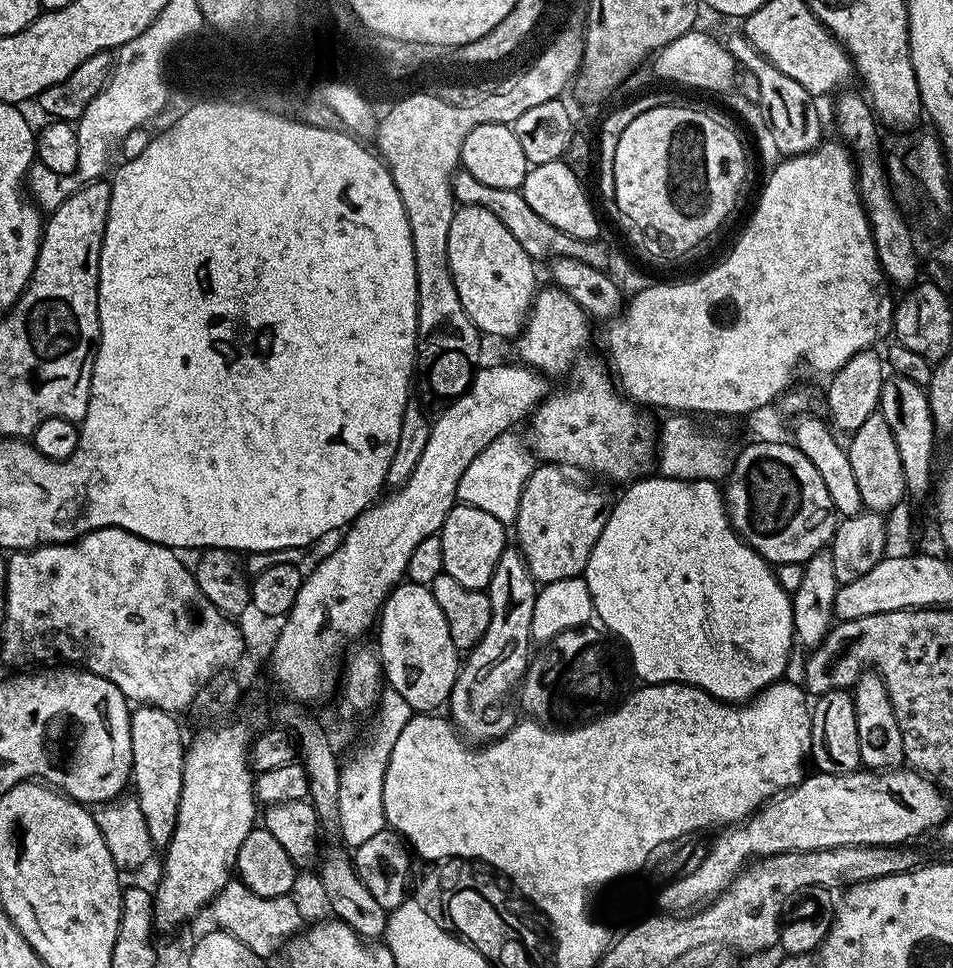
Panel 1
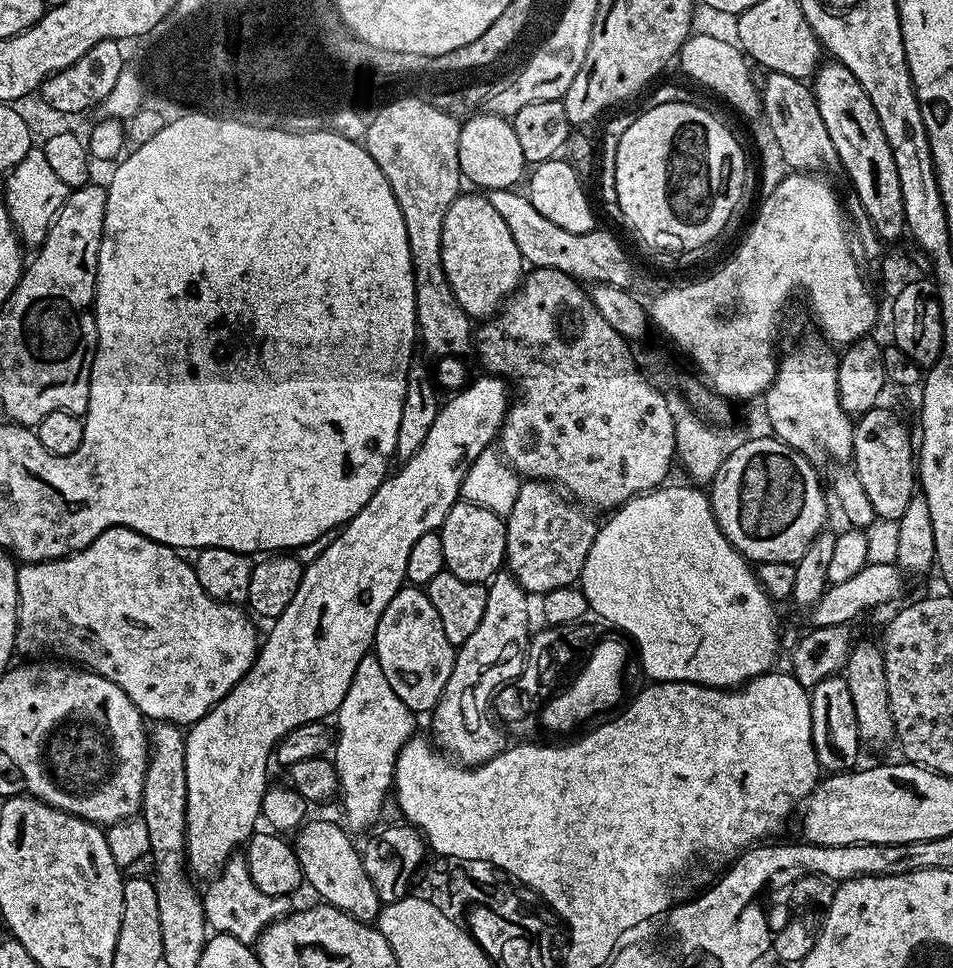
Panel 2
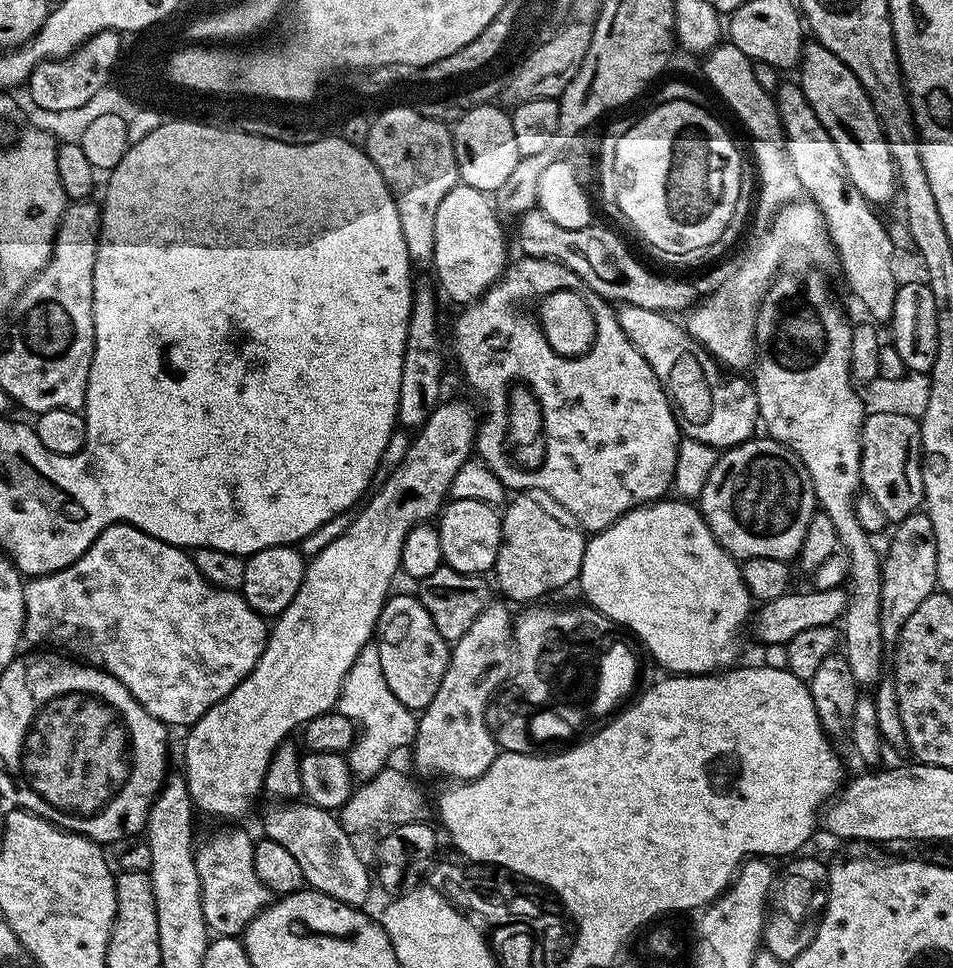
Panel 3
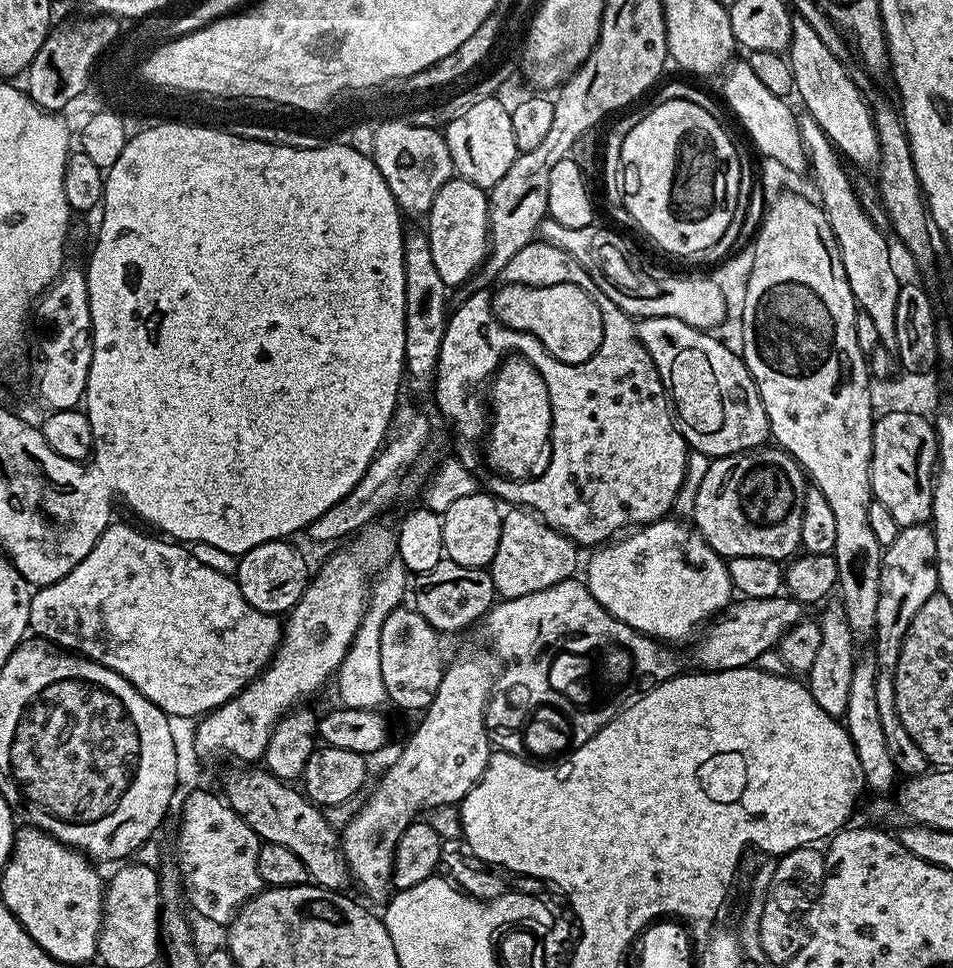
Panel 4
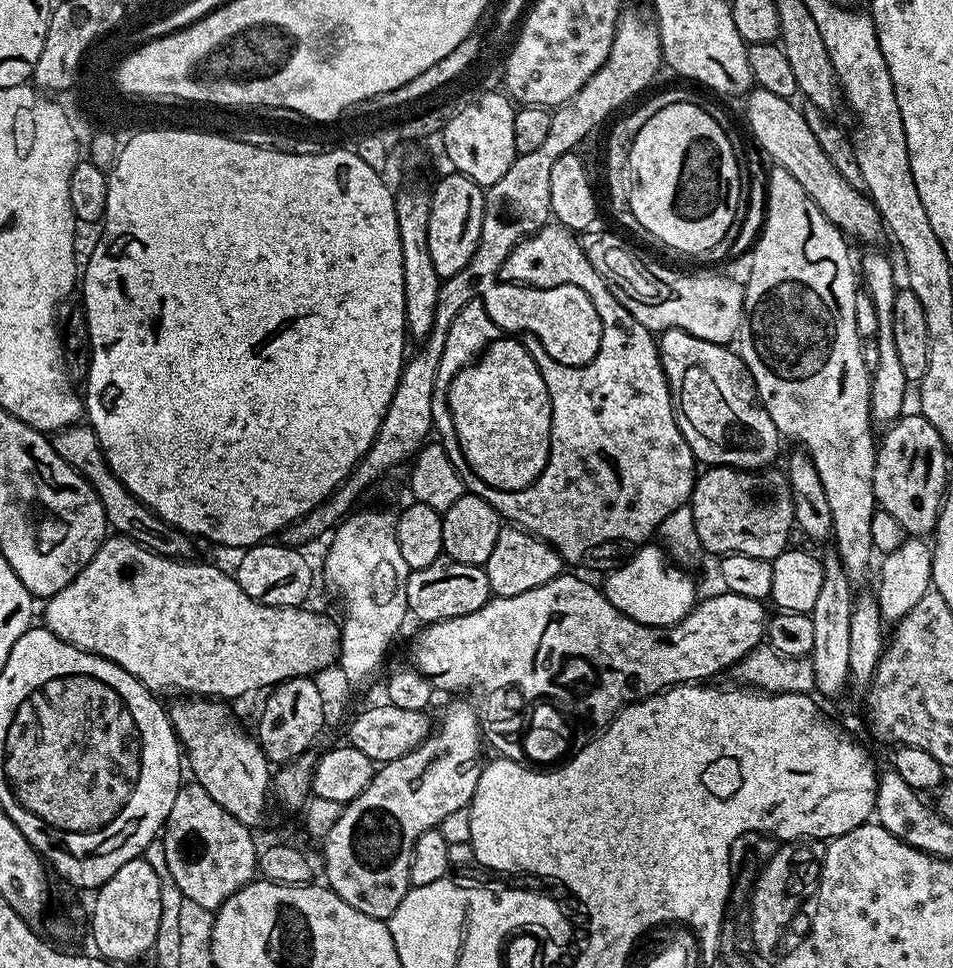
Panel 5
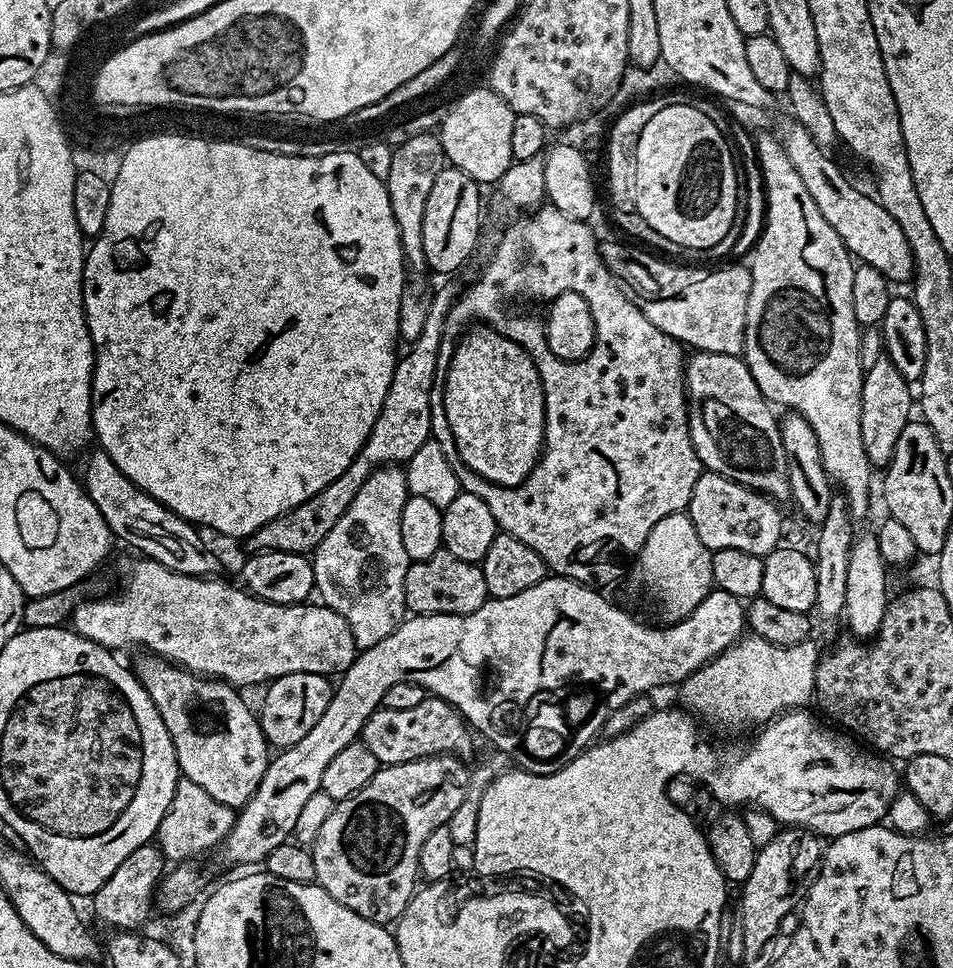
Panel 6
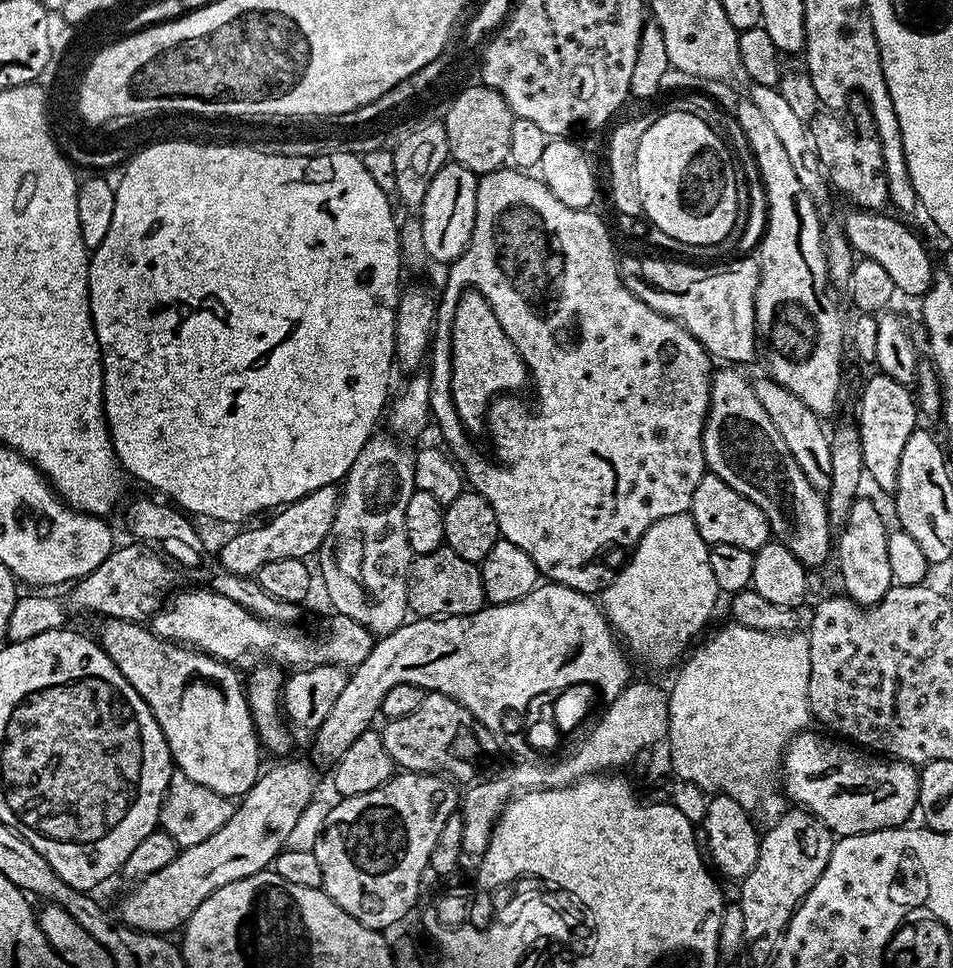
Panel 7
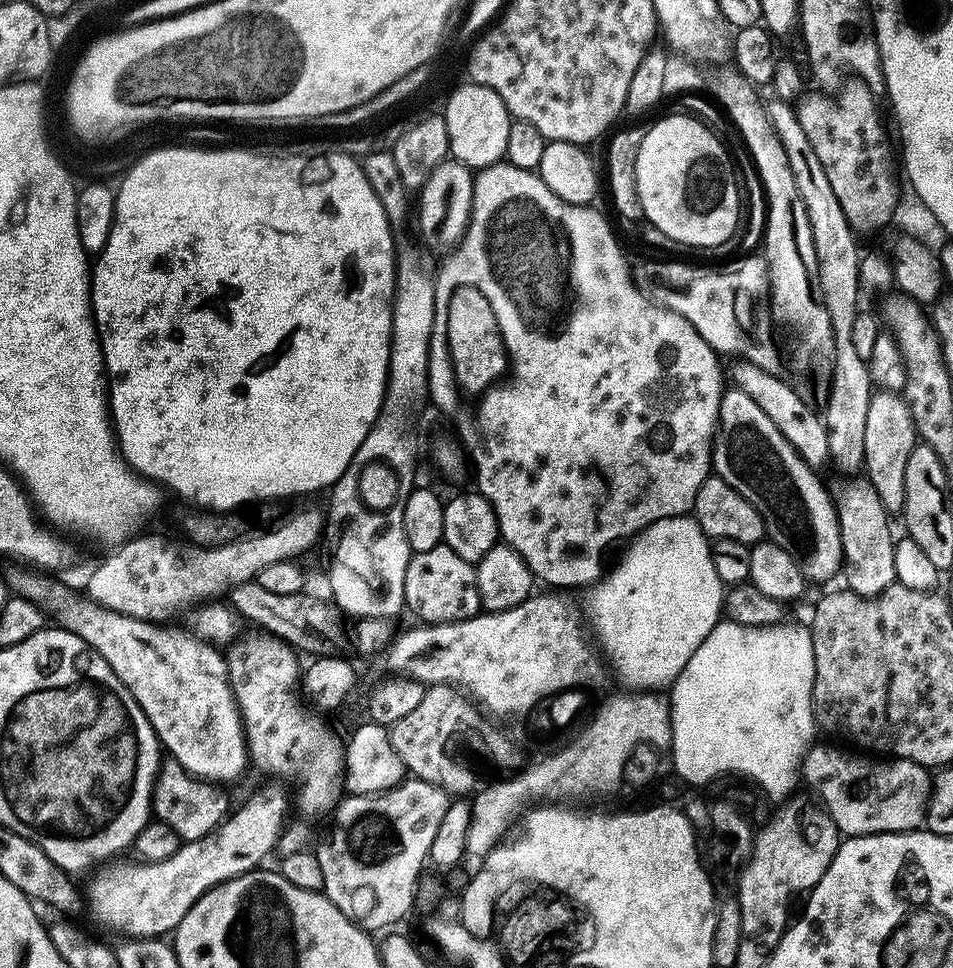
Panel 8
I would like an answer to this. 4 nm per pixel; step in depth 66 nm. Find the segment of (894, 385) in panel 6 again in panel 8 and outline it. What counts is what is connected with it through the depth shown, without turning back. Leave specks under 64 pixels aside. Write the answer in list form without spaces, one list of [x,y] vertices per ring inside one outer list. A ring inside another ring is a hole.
[[[887,390],[873,391],[870,410],[866,410],[866,434],[864,435],[864,462],[866,479],[874,486],[882,506],[890,514],[904,510],[904,487],[906,486],[906,464],[916,447],[916,428],[908,414],[908,405],[903,397]]]

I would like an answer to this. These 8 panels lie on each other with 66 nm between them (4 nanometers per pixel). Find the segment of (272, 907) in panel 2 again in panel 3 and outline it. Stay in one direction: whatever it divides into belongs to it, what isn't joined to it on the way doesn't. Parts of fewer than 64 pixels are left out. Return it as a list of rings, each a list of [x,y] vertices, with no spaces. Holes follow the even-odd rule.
[[[220,826],[213,836],[206,837],[201,844],[199,841],[194,848],[202,914],[216,936],[239,937],[247,930],[248,923],[274,899],[274,894],[261,882],[258,874],[254,874],[254,836],[236,827],[240,826]]]

